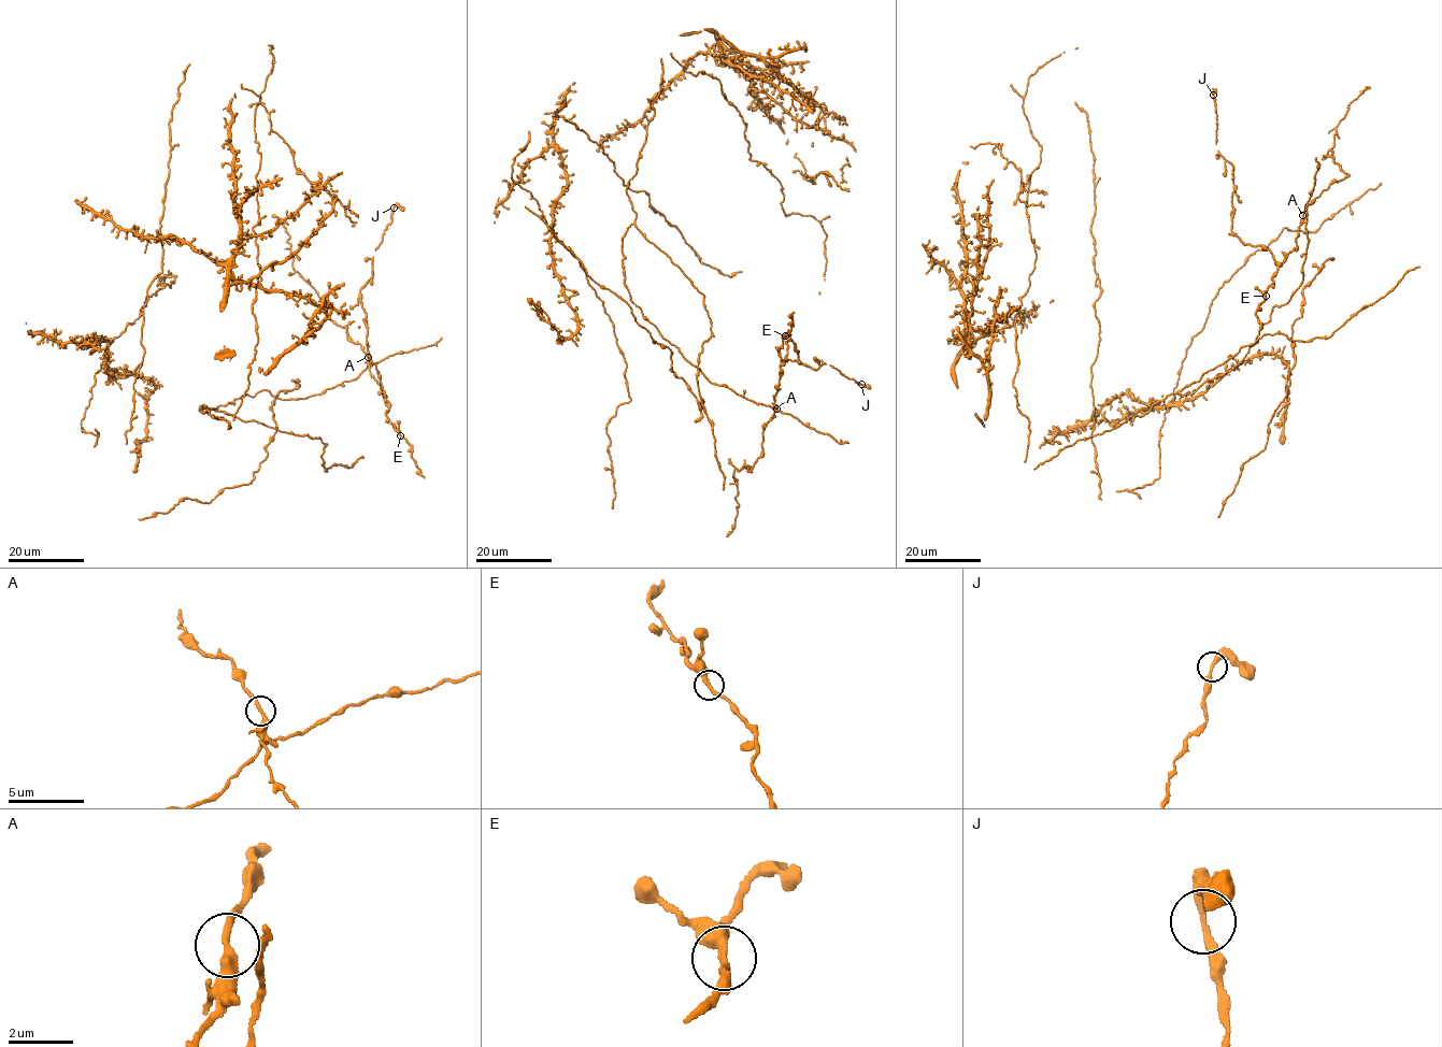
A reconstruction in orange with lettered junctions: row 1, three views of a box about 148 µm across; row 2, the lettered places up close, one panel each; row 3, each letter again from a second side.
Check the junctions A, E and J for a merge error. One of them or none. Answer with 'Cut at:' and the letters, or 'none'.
Cut at: none

